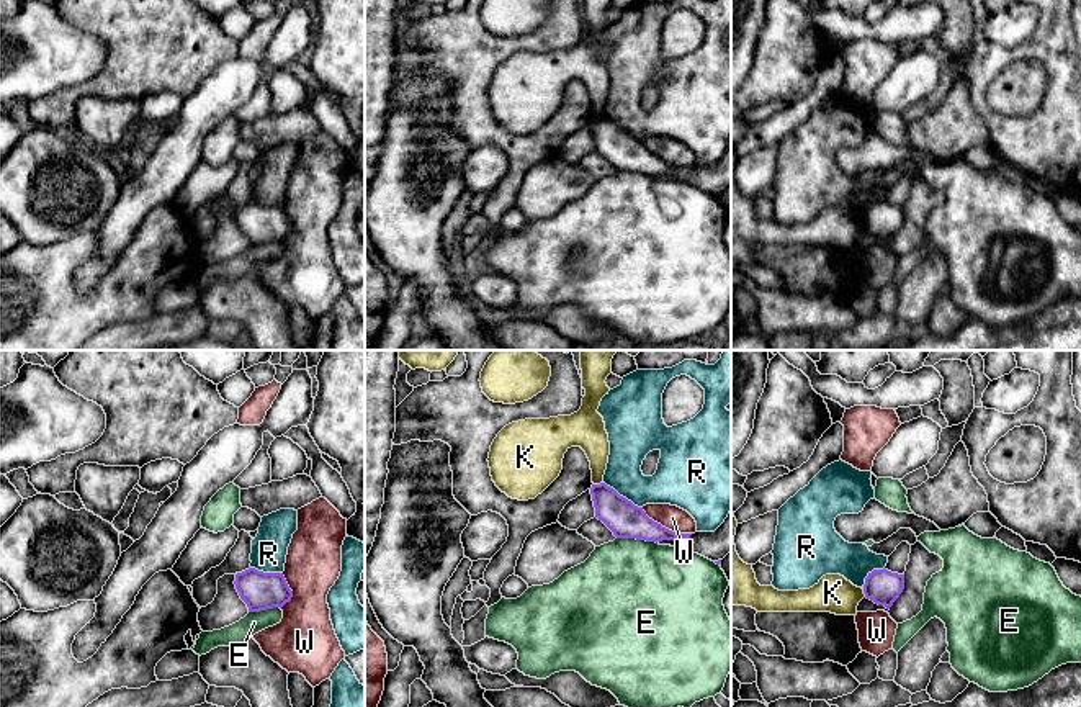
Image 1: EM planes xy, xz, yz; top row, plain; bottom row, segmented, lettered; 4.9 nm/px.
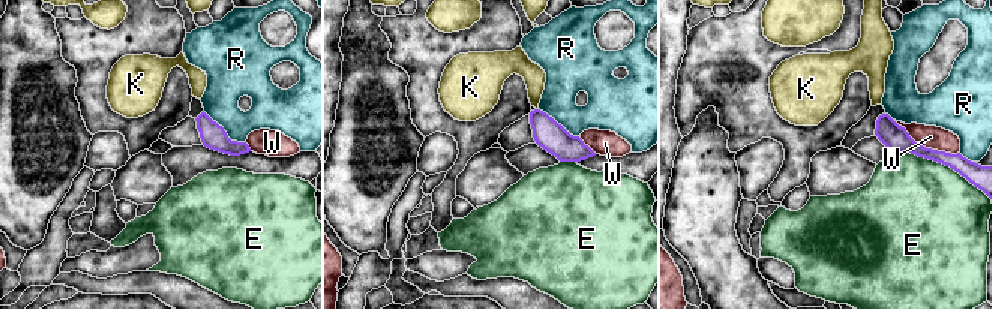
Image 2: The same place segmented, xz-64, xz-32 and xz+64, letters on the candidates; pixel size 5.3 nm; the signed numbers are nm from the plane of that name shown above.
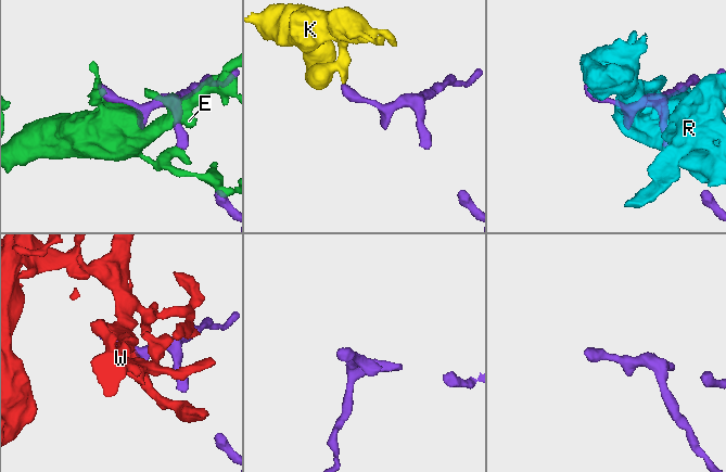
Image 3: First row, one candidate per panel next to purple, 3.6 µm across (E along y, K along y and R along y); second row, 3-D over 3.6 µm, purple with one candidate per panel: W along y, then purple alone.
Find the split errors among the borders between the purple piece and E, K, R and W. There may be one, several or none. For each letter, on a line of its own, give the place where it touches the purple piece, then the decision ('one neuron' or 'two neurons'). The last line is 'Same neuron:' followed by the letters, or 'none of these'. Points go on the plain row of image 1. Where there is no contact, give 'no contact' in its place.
E: xz (636, 172) | two neurons
K: xz (597, 118) | two neurons
R: xz (622, 130) | two neurons
W: xz (664, 161) | two neurons
Same neuron: none of these

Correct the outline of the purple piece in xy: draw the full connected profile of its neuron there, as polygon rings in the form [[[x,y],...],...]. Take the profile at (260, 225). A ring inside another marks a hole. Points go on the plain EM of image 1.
[[[249,201],[235,208],[235,223],[247,237],[249,245],[260,245],[273,241],[283,241],[291,234],[289,223],[283,206],[263,206]]]

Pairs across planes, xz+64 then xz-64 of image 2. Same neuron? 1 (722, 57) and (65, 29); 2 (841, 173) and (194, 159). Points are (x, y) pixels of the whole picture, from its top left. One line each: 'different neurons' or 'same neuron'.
1: same neuron
2: different neurons

